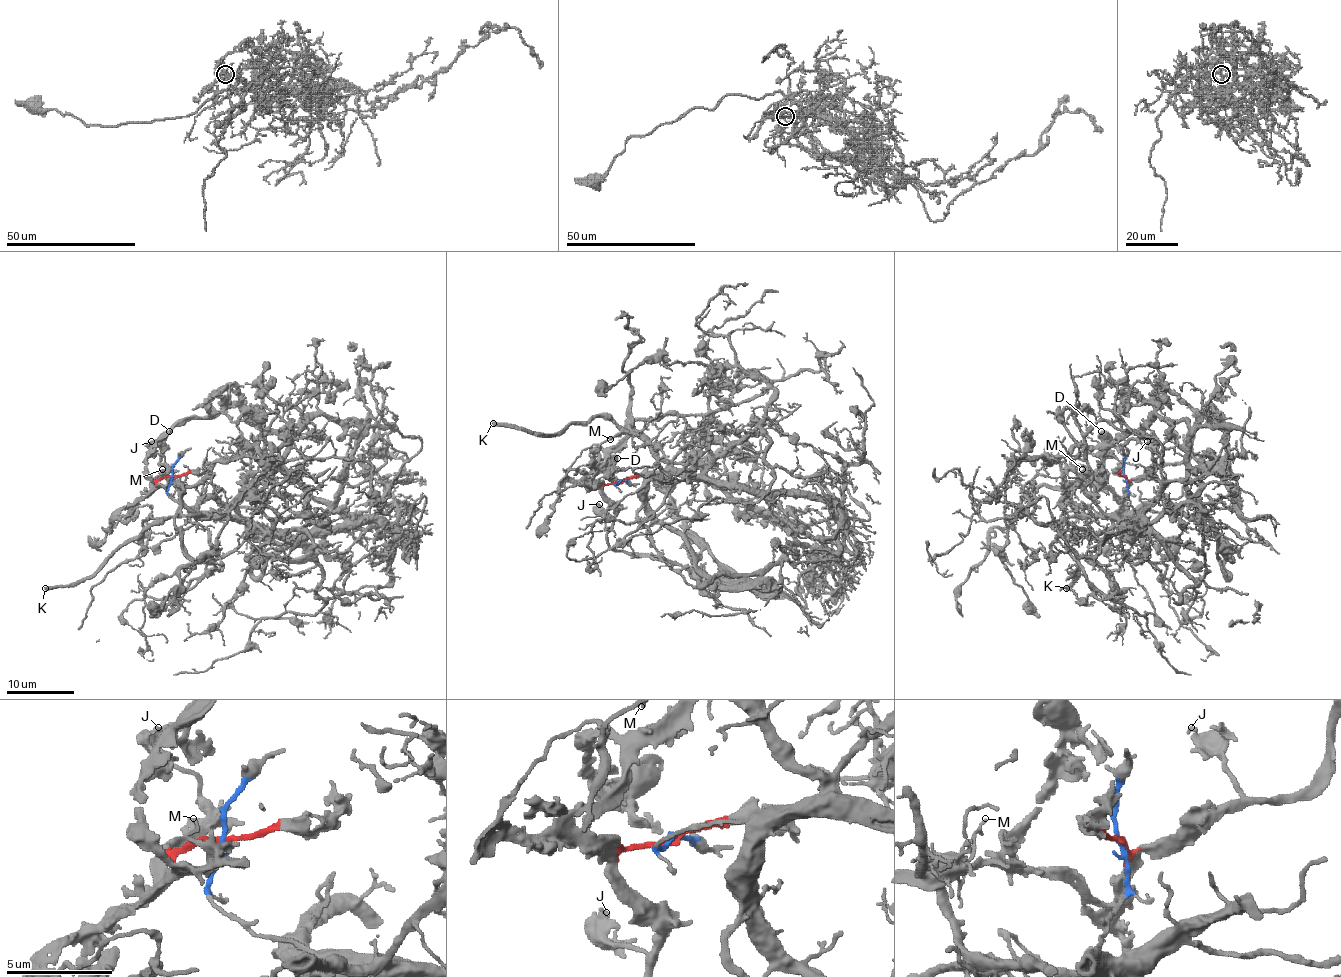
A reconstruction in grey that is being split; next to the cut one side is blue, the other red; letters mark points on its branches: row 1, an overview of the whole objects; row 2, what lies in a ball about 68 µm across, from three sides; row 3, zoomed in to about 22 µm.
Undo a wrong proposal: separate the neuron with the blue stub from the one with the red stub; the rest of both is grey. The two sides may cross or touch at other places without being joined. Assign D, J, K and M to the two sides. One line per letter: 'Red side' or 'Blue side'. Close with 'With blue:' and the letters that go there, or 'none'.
D: Red side
J: Red side
K: Blue side
M: Blue side
With blue: K, M

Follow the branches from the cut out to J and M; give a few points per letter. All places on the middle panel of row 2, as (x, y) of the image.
J: (620, 481), (603, 486), (603, 500), (615, 511), (613, 520), (597, 510), (600, 505)
M: (620, 481), (630, 476), (662, 471), (667, 464), (628, 426), (620, 436), (610, 439)

